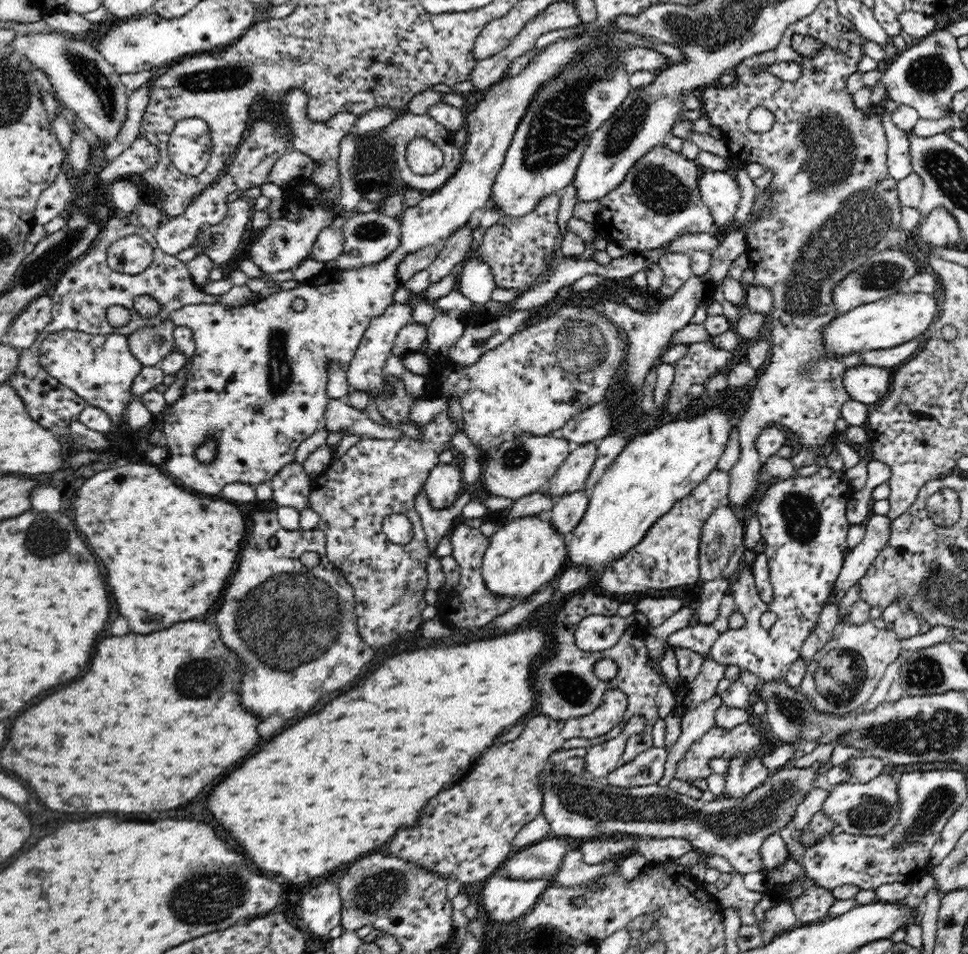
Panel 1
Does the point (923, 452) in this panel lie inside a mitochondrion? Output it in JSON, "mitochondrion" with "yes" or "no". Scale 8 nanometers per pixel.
{"mitochondrion":"no"}

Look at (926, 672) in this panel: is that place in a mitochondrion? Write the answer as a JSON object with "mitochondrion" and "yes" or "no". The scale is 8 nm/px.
{"mitochondrion":"yes"}

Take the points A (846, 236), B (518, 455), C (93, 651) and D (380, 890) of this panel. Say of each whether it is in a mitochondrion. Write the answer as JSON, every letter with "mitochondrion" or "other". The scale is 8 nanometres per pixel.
{"A":"mitochondrion","B":"mitochondrion","C":"other","D":"mitochondrion"}

